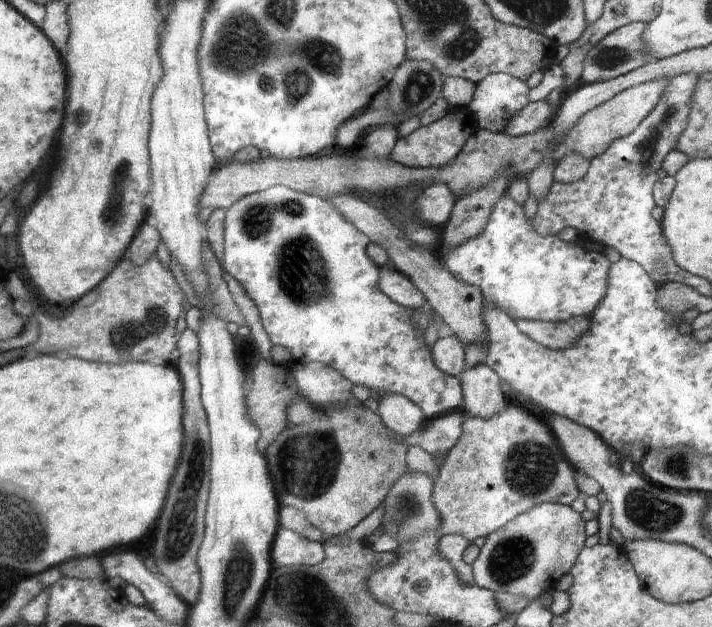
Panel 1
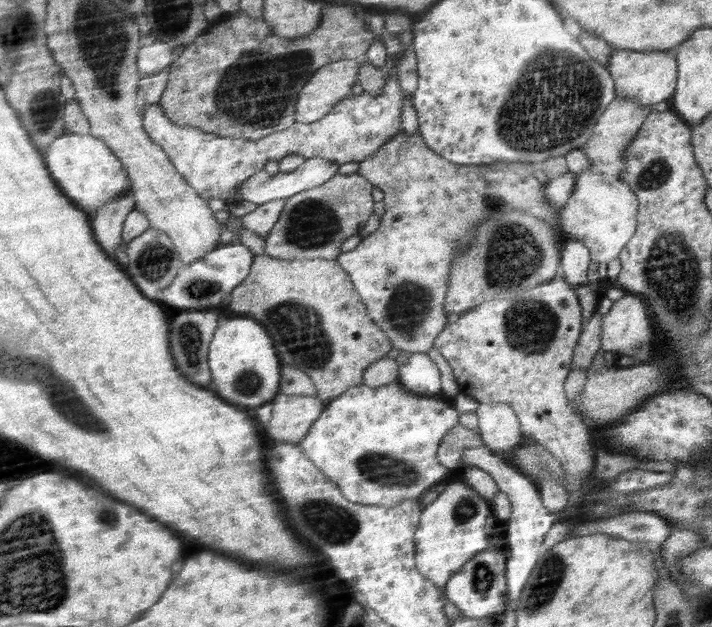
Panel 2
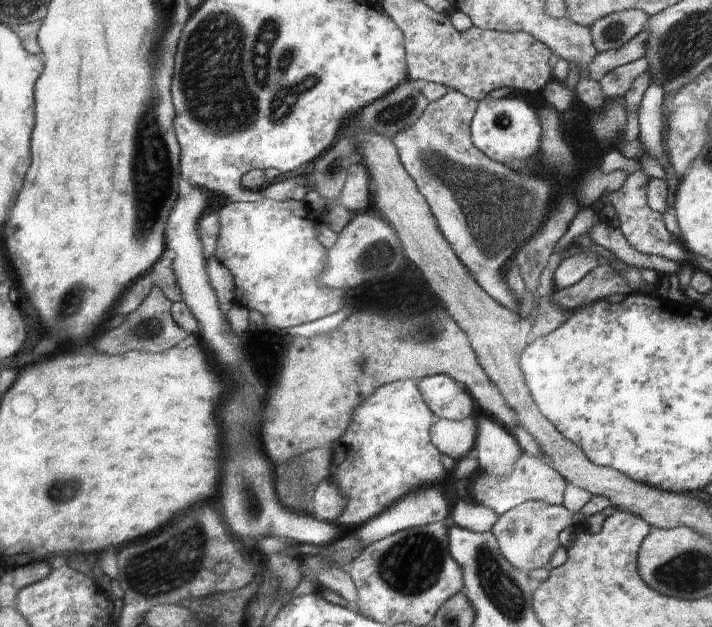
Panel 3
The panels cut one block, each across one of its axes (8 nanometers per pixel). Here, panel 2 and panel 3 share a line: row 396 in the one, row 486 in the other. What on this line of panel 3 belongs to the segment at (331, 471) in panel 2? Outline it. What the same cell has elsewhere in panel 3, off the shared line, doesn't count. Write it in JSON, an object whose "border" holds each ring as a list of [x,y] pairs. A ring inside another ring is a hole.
{"border":[[[401,379],[385,384],[376,389],[364,403],[361,402],[349,430],[339,441],[334,442],[332,470],[329,474],[341,486],[342,496],[346,498],[347,504],[332,524],[343,526],[348,531],[355,530],[369,523],[375,515],[381,515],[386,508],[402,499],[402,496],[414,491],[414,488],[433,485],[442,488],[445,485],[442,480],[446,478],[446,470],[442,465],[441,452],[432,440],[432,427],[438,420],[426,405],[418,381],[414,379]]]}

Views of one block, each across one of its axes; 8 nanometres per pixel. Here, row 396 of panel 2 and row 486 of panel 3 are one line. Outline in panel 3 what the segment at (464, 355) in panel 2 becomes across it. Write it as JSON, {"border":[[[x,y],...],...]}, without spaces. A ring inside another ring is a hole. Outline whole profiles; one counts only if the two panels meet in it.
{"border":[[[522,452],[520,458],[514,464],[514,470],[506,478],[498,478],[492,474],[486,474],[480,467],[468,478],[470,488],[468,488],[470,504],[476,506],[488,506],[497,517],[506,514],[508,510],[534,500],[541,501],[550,505],[563,505],[563,495],[567,482],[561,474],[549,465],[547,461],[528,456]]]}

